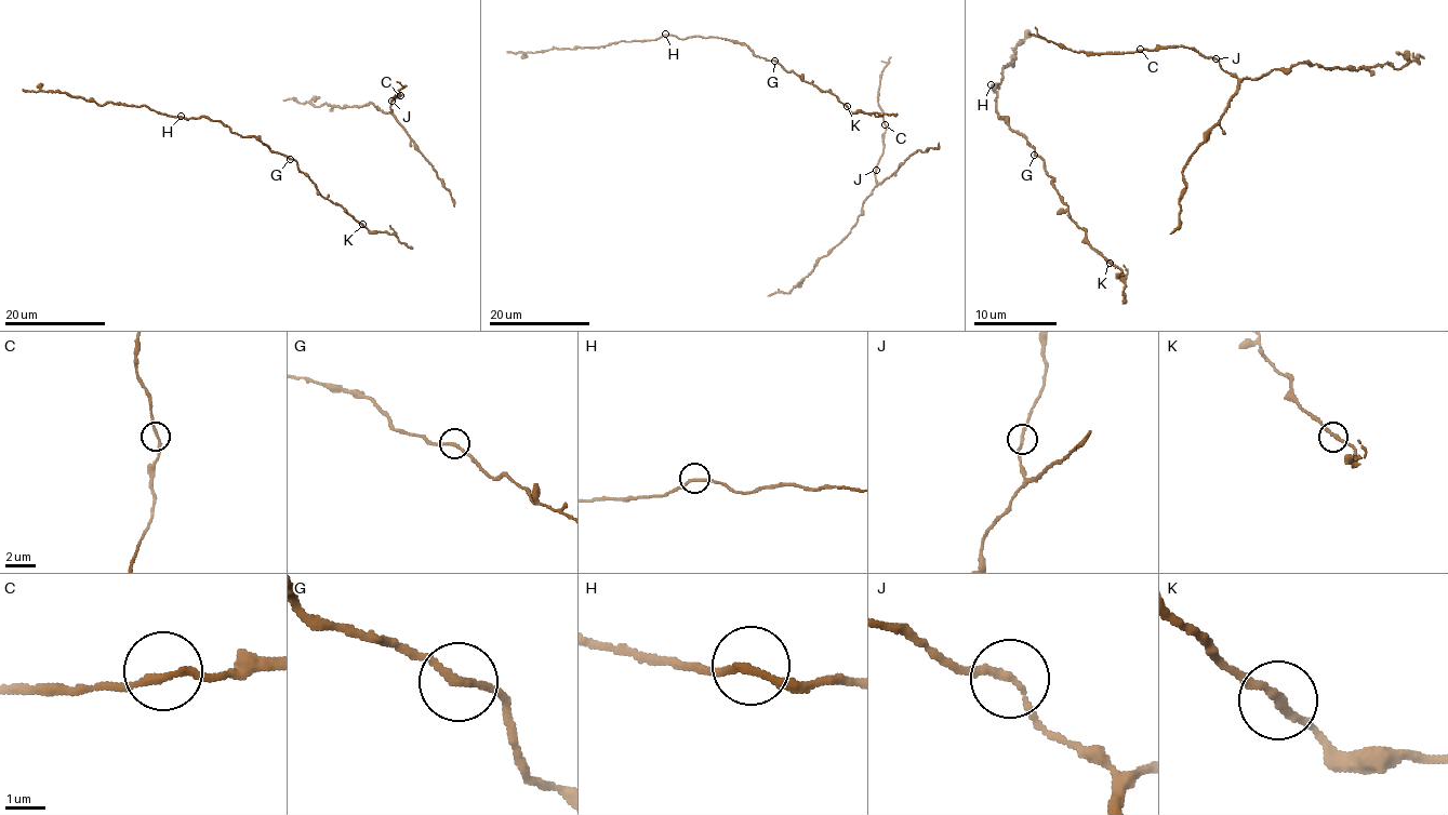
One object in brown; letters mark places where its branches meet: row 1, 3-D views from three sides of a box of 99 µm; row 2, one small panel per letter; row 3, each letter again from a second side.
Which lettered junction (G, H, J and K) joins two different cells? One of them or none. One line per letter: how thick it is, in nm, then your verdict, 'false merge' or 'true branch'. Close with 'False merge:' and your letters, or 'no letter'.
G: 190 nm thick; true branch
H: 180 nm thick; true branch
J: 180 nm thick; true branch
K: 200 nm thick; true branch
False merge: no letter

